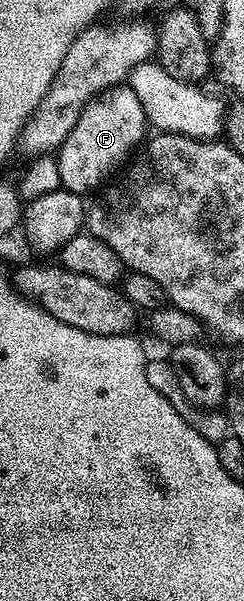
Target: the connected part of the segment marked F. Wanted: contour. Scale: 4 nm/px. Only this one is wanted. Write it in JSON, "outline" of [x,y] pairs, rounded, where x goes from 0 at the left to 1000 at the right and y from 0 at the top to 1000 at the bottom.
{"outline":[[[525,140],[459,143],[385,158],[340,180],[266,238],[230,251],[250,309],[328,326],[357,324],[361,316],[426,311],[484,288],[480,275],[496,268],[508,271],[582,241],[594,216],[586,173],[570,173],[570,160],[553,160]]]}

